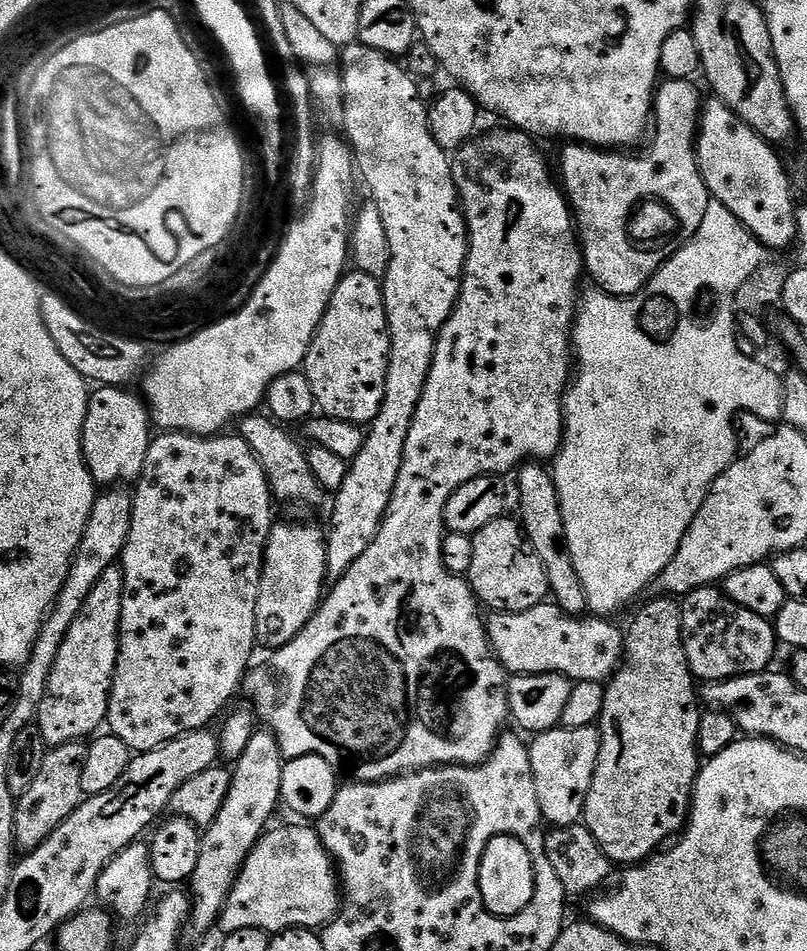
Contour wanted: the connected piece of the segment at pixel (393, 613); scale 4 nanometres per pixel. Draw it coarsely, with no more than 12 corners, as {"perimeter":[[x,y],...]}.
{"perimeter":[[457,148],[456,309],[366,554],[246,680],[285,761],[479,766],[509,723],[446,502],[564,440],[572,209]]}

